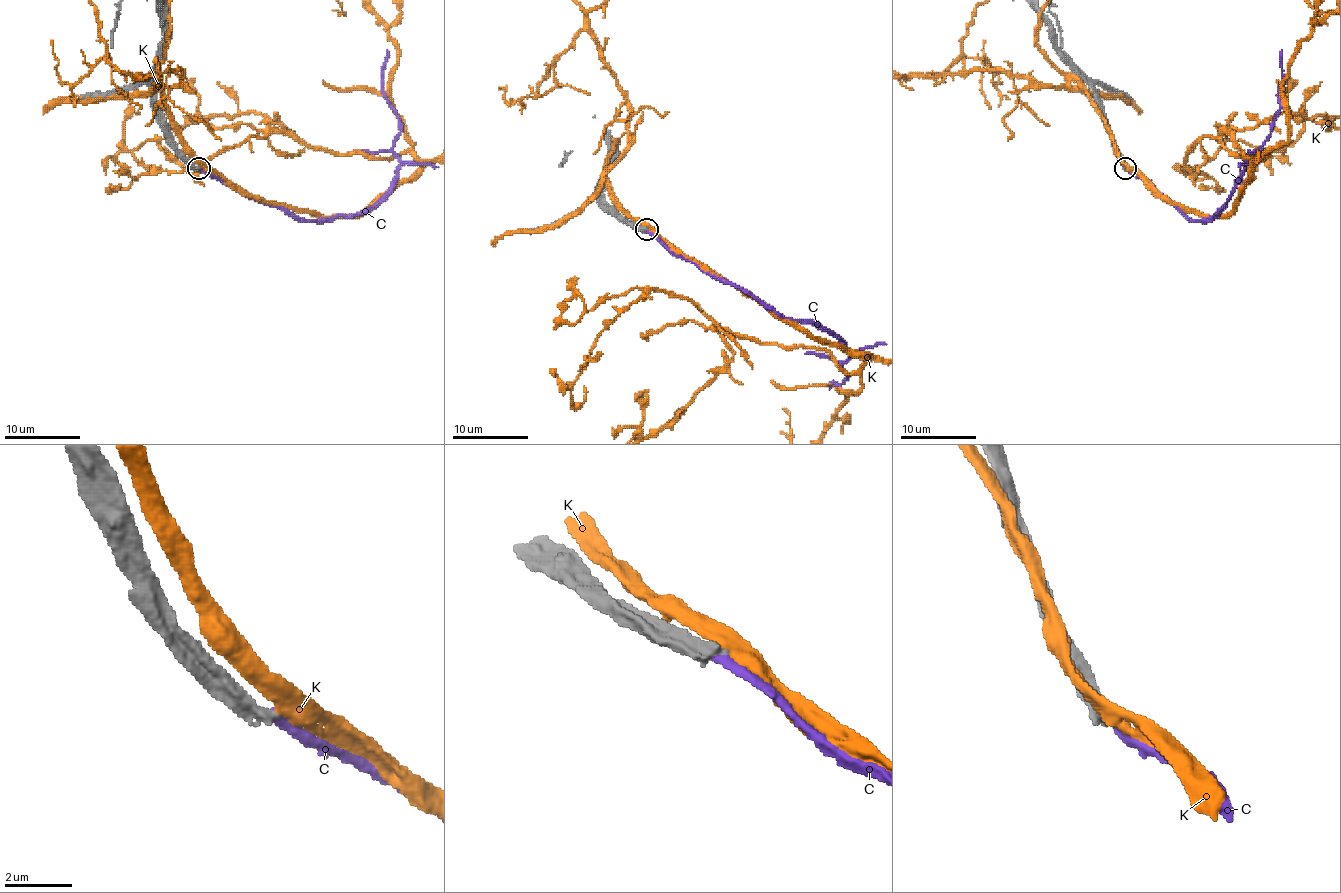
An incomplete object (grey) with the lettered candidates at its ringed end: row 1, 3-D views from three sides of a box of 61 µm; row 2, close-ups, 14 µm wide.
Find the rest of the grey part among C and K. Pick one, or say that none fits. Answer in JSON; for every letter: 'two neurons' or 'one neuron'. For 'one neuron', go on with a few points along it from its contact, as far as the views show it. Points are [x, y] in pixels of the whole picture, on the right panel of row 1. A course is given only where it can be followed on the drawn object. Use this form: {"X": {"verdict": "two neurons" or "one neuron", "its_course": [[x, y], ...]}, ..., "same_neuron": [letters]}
{"C": {"verdict": "two neurons"}, "K": {"verdict": "two neurons"}, "same_neuron": []}

